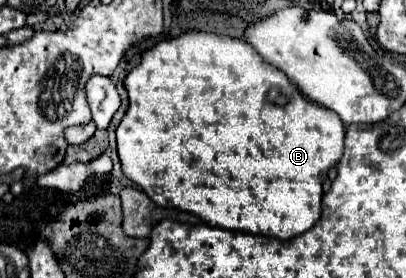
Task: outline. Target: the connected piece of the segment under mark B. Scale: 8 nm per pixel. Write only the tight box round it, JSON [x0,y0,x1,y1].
[117,32,345,240]

